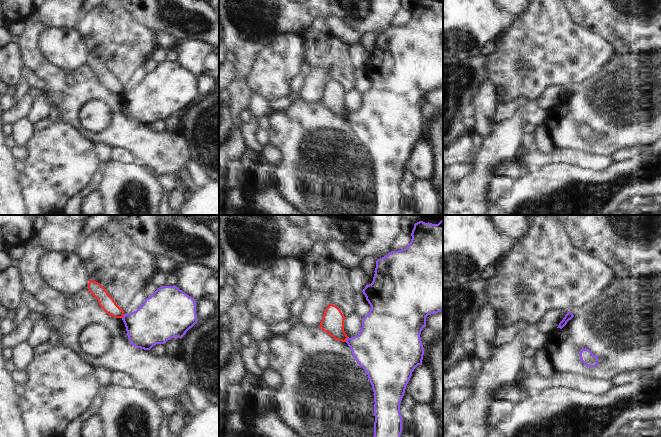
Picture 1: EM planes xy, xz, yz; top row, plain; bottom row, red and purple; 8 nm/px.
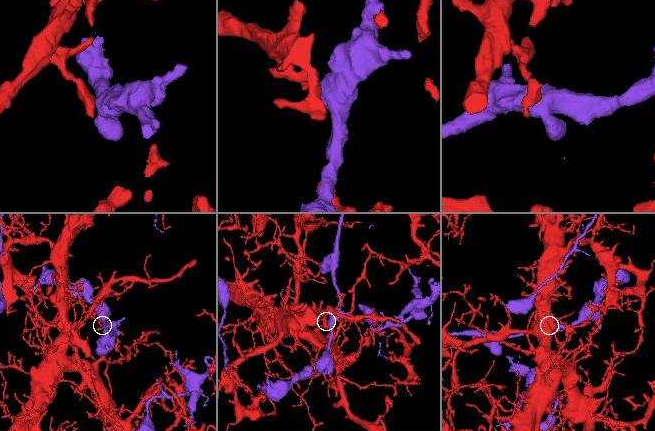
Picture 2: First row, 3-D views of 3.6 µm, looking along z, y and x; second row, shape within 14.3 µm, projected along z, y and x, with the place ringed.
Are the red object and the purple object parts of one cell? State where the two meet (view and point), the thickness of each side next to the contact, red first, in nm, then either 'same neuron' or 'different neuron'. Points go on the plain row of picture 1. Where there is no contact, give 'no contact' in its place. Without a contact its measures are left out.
xz (347, 114) | 180/380 nm | different neuron

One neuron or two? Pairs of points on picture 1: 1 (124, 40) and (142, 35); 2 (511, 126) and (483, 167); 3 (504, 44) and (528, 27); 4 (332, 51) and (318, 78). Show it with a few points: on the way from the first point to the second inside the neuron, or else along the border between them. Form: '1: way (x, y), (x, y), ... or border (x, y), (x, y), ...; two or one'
1: way (128, 40), (138, 39); one
2: way (508, 136), (489, 157); one
3: way (510, 44), (522, 33); one
4: border (311, 68), (320, 68), (329, 79); two

